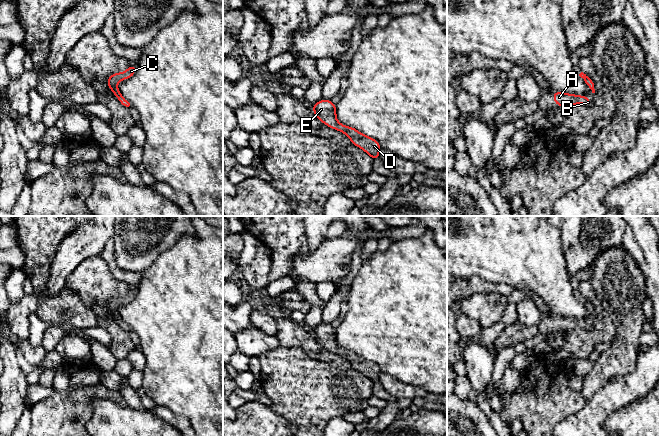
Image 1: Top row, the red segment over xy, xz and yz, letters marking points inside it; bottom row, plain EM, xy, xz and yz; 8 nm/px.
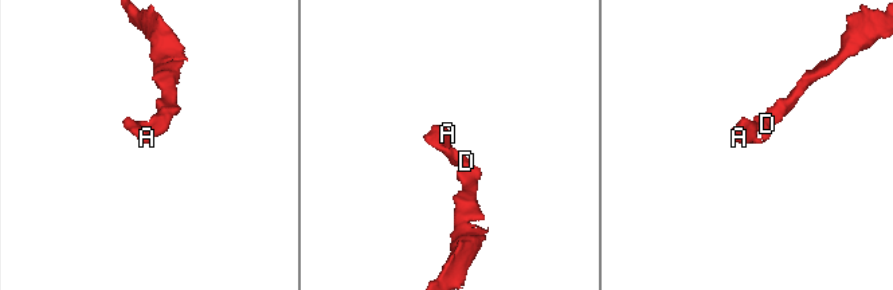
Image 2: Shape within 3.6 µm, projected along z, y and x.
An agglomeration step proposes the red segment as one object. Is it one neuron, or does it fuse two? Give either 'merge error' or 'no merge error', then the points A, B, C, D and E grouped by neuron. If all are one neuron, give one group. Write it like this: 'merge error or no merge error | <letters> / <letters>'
no merge error | A B C D E

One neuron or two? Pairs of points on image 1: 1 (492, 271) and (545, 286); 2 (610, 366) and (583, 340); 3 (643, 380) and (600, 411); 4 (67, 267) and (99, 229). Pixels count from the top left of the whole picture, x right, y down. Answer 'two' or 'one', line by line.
1: one
2: two
3: one
4: one

